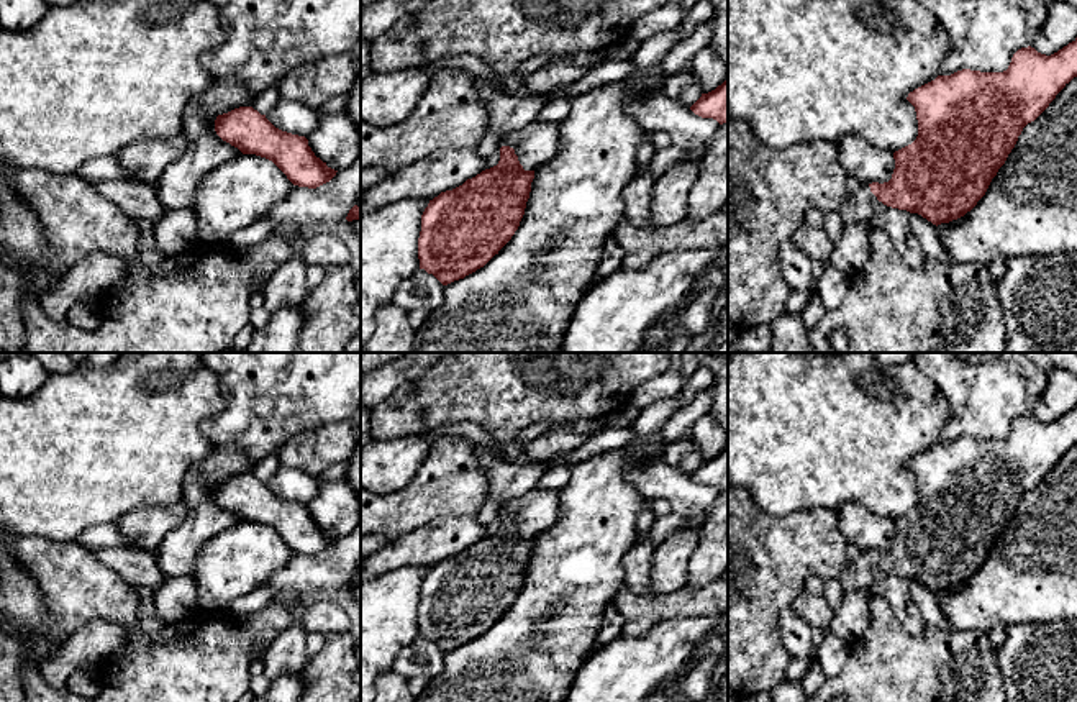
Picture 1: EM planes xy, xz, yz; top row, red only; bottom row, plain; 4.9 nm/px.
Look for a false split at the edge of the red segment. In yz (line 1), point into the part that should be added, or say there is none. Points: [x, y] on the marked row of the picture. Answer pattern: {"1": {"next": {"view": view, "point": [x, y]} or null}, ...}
{"1": {"next": {"view": "yz", "point": [858, 207]}}}

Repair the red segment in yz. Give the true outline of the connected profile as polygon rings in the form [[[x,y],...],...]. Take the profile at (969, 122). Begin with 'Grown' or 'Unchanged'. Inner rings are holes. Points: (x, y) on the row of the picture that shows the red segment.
Grown. [[[1077,38],[1051,56],[1031,46],[1021,48],[1003,72],[962,69],[915,89],[907,100],[916,112],[916,139],[893,153],[895,169],[888,182],[872,182],[856,194],[848,194],[838,210],[844,226],[872,220],[875,198],[887,207],[918,213],[936,226],[964,217],[985,195],[1023,128],[1034,121],[1074,77]]]

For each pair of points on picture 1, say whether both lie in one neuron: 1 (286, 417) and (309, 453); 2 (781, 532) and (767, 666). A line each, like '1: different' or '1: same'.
1: different
2: same

